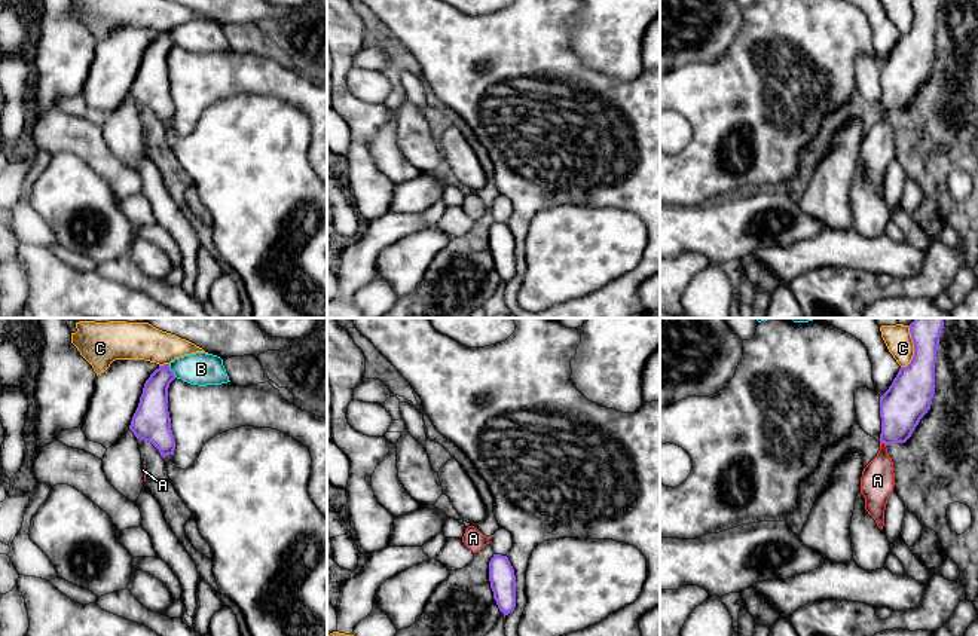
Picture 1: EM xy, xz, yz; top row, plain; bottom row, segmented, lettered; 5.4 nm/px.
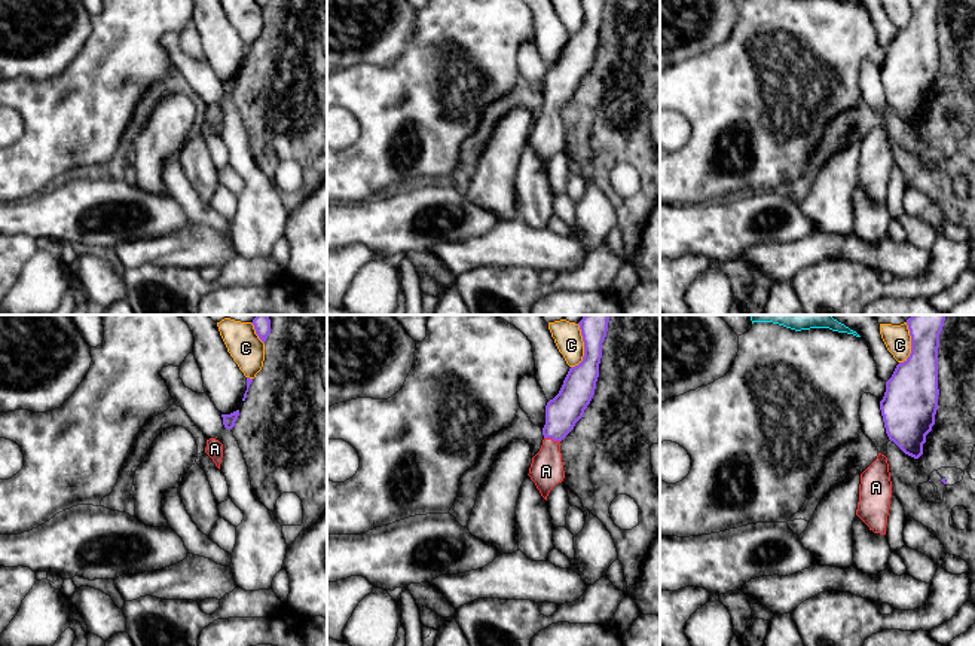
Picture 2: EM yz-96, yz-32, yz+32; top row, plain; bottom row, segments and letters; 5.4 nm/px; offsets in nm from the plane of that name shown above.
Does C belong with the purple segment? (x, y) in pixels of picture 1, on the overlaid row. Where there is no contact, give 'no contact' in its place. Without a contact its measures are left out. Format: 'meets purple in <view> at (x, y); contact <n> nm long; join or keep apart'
meets purple in yz at (914, 348); contact 240 nm long; keep apart

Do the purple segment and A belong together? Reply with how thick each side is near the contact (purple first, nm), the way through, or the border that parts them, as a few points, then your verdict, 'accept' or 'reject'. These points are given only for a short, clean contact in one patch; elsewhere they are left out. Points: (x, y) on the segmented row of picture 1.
240/180 nm | across yz (905, 401), (896, 427), (883, 442), (883, 461), (877, 480) | accept

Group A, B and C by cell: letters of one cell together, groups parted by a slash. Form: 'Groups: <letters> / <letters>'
Groups: A / B / C

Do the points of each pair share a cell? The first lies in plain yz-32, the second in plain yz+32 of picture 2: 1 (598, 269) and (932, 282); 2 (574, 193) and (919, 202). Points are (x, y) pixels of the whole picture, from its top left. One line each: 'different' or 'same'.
1: same
2: same

